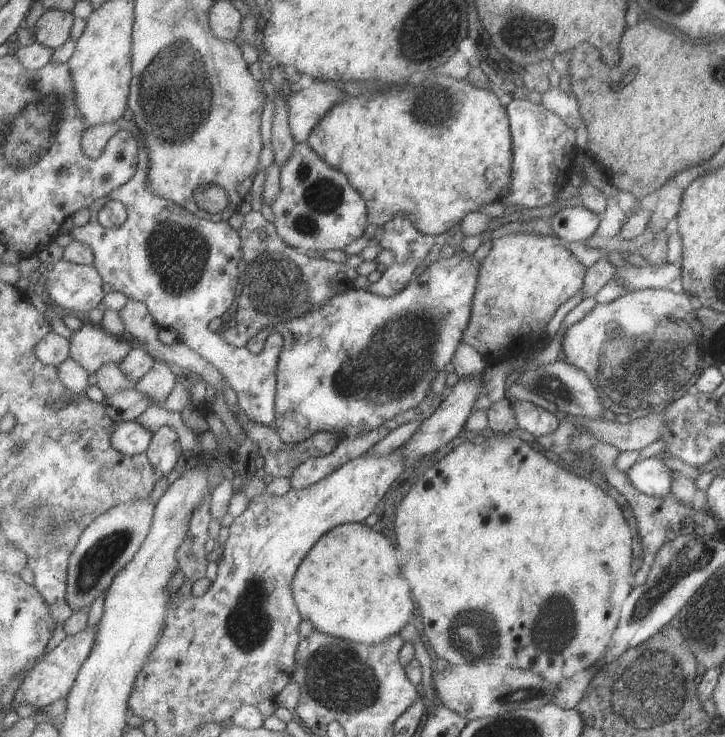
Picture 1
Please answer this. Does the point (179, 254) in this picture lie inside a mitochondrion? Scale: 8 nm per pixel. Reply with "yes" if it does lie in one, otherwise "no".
yes

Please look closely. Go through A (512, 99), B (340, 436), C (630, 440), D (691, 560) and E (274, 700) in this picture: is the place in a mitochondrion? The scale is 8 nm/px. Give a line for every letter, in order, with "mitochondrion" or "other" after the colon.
A: other
B: other
C: other
D: mitochondrion
E: other

